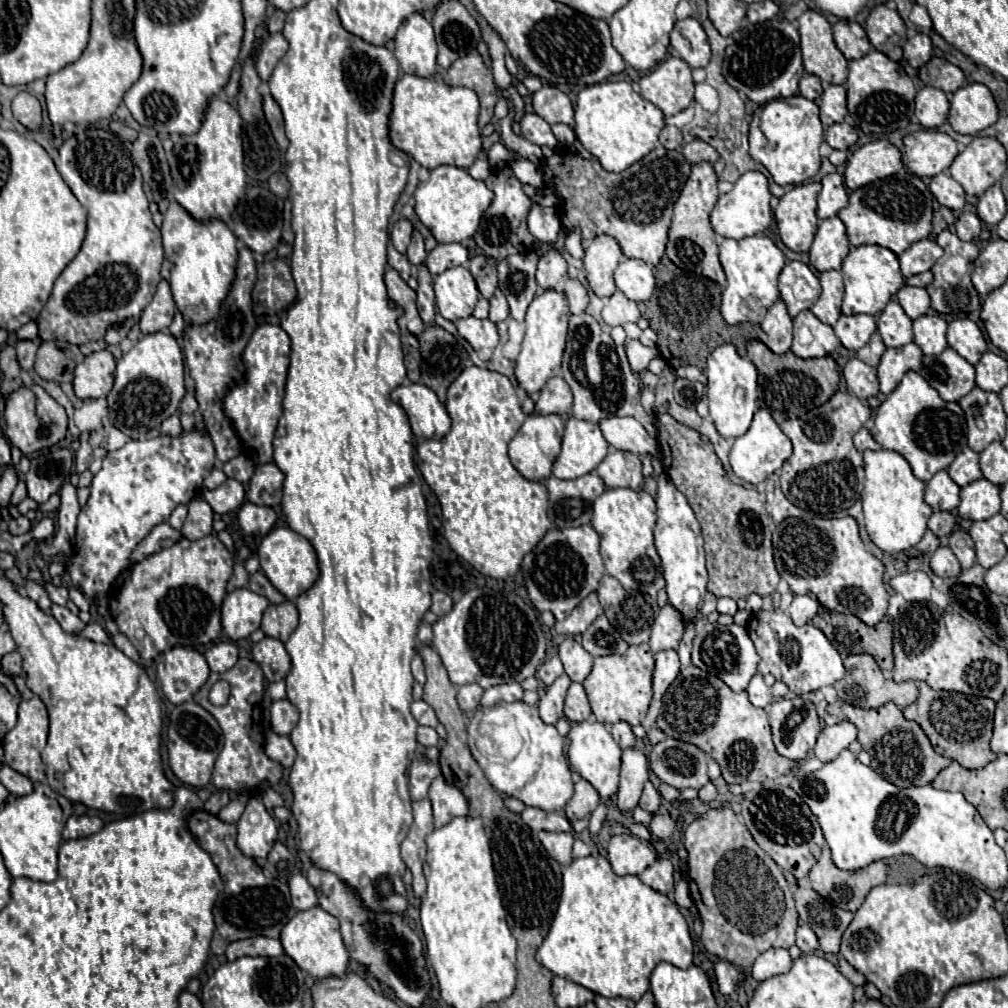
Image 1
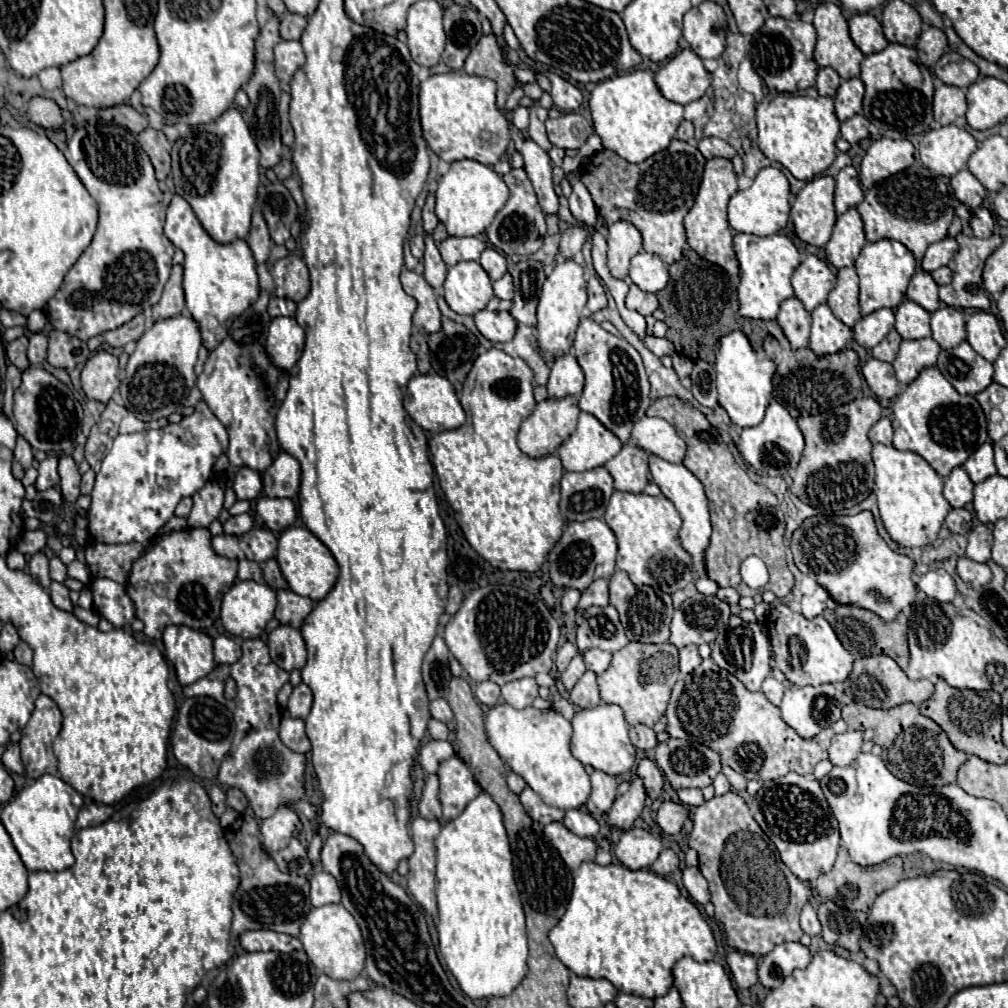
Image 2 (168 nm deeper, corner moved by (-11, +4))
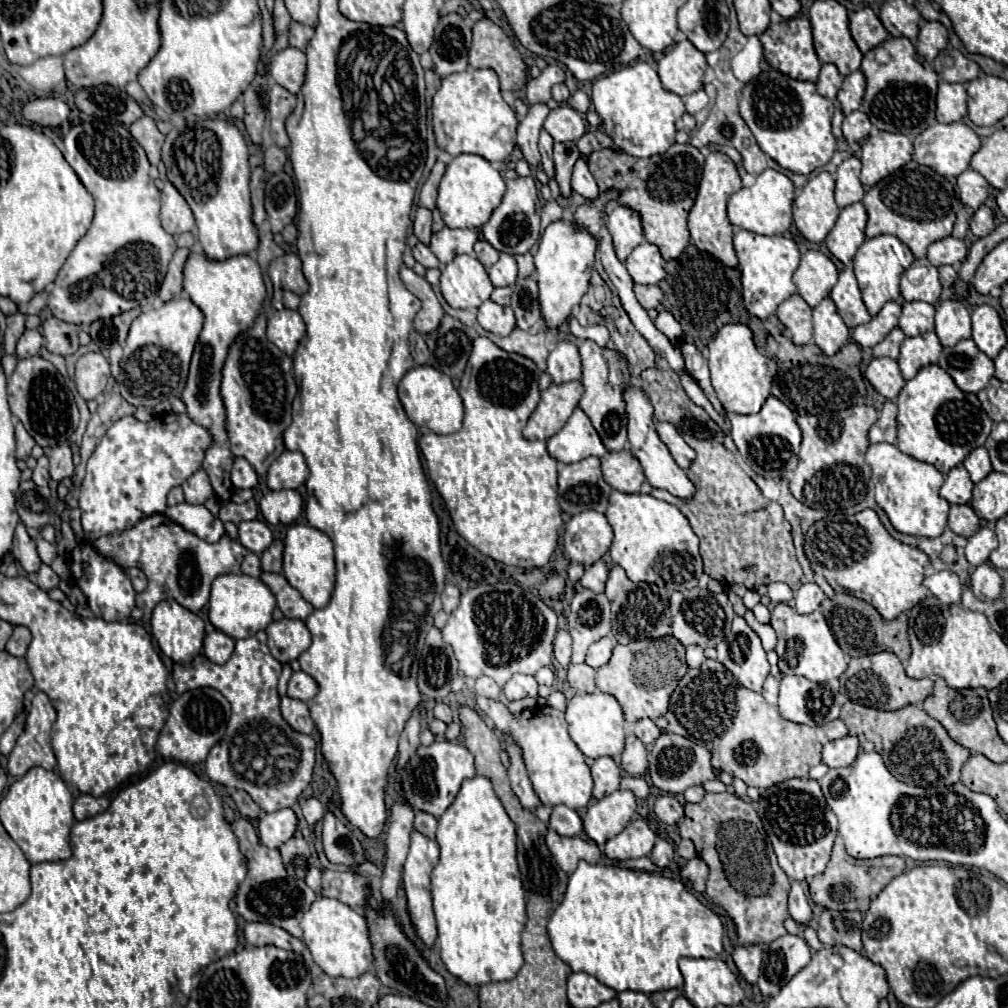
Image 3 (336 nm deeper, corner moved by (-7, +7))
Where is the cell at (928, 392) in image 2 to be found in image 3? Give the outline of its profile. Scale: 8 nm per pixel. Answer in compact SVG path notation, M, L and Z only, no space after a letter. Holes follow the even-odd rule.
M938 365L922 367L914 379L906 381L896 403L898 403L898 443L896 443L898 449L906 455L912 455L924 463L934 465L944 475L952 467L960 465L972 449L982 447L992 429L992 419L980 407L978 397L974 393L960 391L954 383L954 379Z

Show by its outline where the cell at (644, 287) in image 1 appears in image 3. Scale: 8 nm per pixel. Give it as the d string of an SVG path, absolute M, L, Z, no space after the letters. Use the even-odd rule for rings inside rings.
M648 241L640 243L626 259L626 269L632 275L634 283L658 283L664 279L664 259L660 249Z

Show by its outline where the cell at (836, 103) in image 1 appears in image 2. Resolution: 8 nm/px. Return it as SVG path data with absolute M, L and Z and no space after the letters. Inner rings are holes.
M860 78L844 80L838 88L838 94L834 98L836 116L840 122L856 116L862 112L862 98L864 98L864 84Z

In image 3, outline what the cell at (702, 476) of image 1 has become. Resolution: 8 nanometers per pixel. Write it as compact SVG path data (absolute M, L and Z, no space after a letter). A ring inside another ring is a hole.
M644 369L642 389L648 393L654 419L672 423L684 441L696 451L696 459L686 471L688 479L694 483L694 495L684 501L666 490L654 488L651 495L680 509L688 519L692 529L700 539L700 555L704 561L704 573L722 585L742 583L748 589L758 589L760 585L770 585L782 581L794 585L802 577L802 567L794 553L792 527L786 521L782 507L768 501L758 485L740 469L734 455L722 445L722 429L708 417L708 413L694 405L682 389L680 377L672 369Z

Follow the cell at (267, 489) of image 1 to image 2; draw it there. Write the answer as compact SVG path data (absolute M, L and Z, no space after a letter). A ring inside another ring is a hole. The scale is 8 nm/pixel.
M280 452L278 458L262 472L264 492L270 498L294 498L300 488L300 464L286 452Z

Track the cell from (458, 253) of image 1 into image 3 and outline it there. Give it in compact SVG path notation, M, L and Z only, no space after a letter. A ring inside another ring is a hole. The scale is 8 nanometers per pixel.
M444 227L442 231L432 235L430 249L440 259L440 263L450 263L456 255L474 255L472 247L478 239L478 233L474 229L450 229Z

